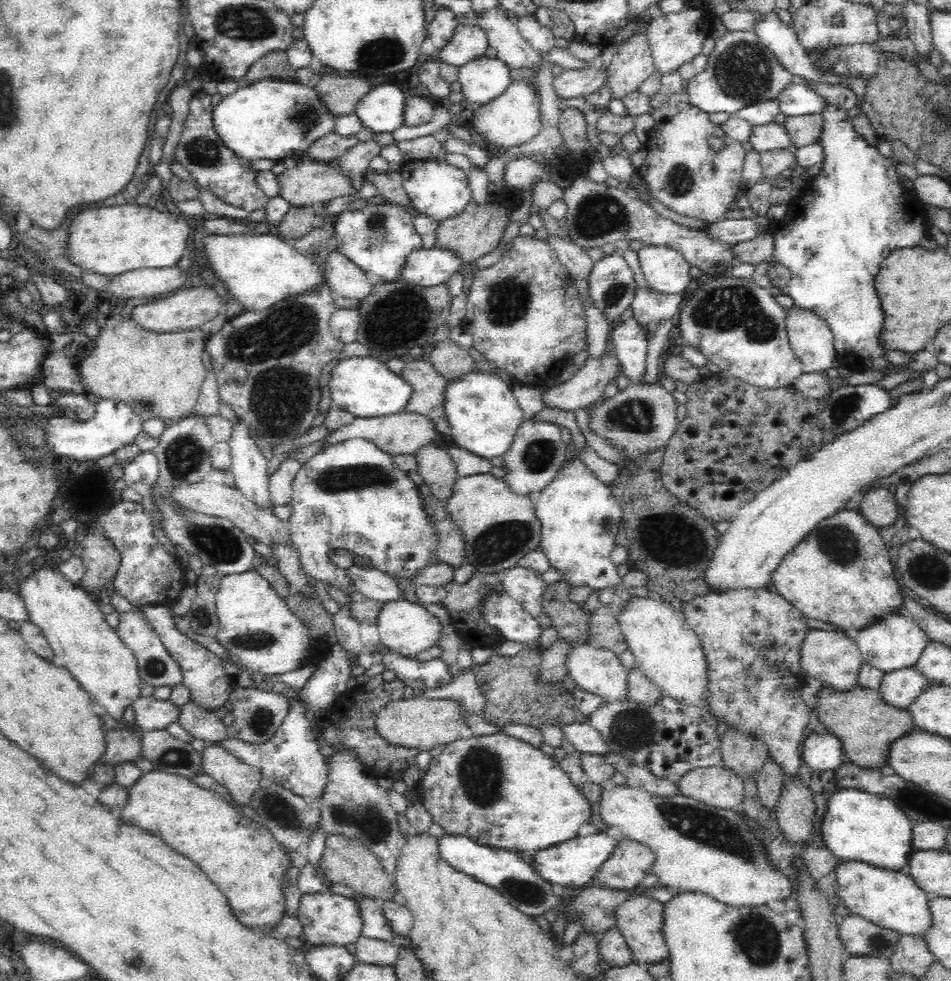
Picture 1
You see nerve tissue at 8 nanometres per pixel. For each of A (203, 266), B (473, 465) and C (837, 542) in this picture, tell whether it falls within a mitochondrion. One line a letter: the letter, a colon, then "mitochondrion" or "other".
A: other
B: other
C: mitochondrion

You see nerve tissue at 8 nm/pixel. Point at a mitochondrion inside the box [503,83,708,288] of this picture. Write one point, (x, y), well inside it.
(598, 214)

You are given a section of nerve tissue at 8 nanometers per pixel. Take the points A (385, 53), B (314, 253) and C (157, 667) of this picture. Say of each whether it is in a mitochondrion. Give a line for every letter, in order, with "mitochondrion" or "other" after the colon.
A: mitochondrion
B: other
C: mitochondrion

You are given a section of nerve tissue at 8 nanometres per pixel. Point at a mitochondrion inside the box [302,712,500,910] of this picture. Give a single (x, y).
(370, 822)

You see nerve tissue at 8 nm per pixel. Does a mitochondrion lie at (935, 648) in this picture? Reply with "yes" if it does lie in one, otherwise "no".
no

